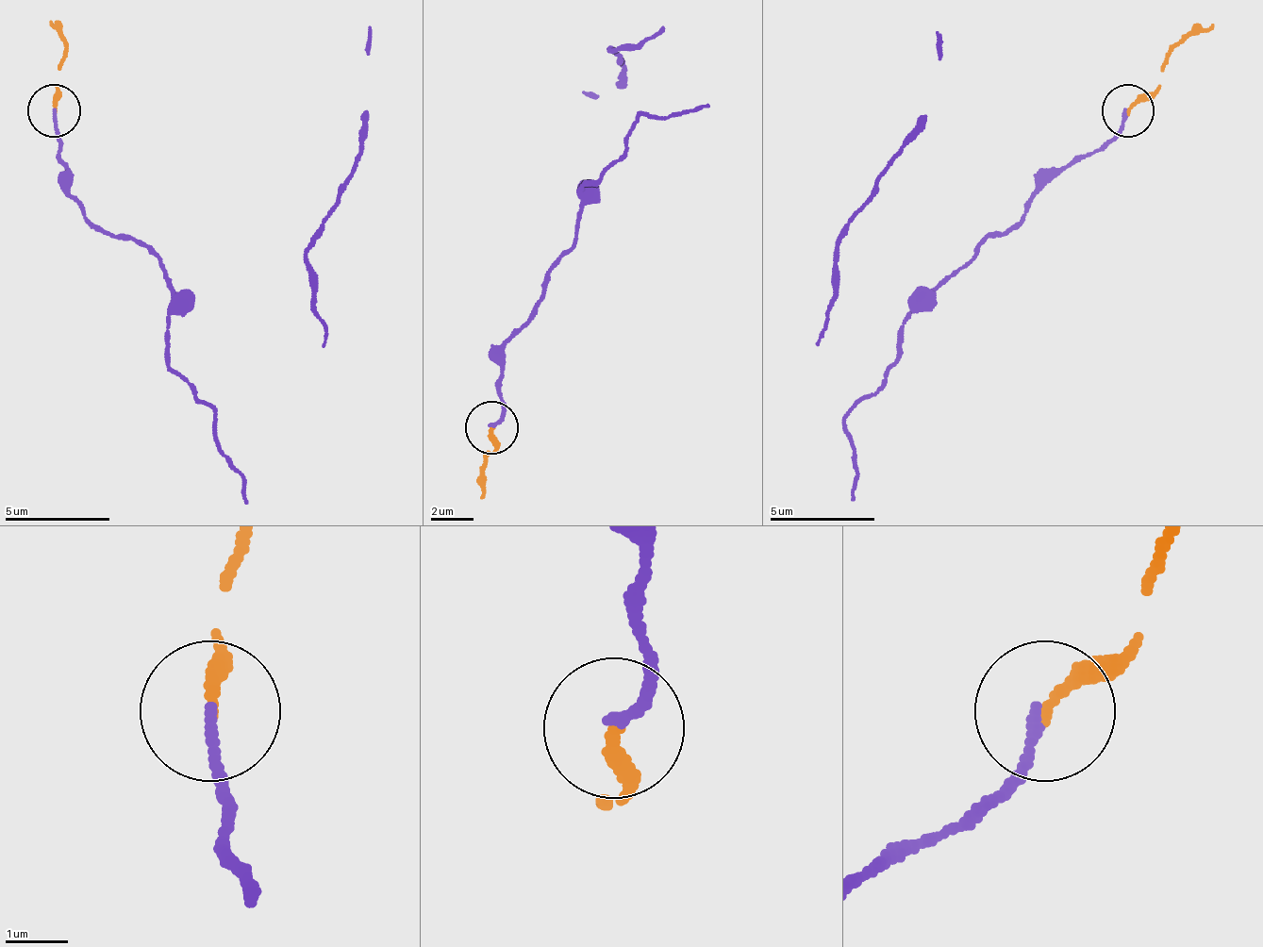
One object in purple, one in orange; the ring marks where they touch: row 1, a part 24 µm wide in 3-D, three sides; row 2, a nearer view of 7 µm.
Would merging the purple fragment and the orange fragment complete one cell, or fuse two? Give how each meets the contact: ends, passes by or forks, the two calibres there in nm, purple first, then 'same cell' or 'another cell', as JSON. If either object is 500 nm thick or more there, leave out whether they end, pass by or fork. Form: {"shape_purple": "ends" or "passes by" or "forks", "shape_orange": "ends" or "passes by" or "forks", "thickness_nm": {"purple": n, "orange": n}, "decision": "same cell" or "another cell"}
{"shape_purple": "ends", "shape_orange": "ends", "thickness_nm": {"purple": 150, "orange": 200}, "decision": "same cell"}

